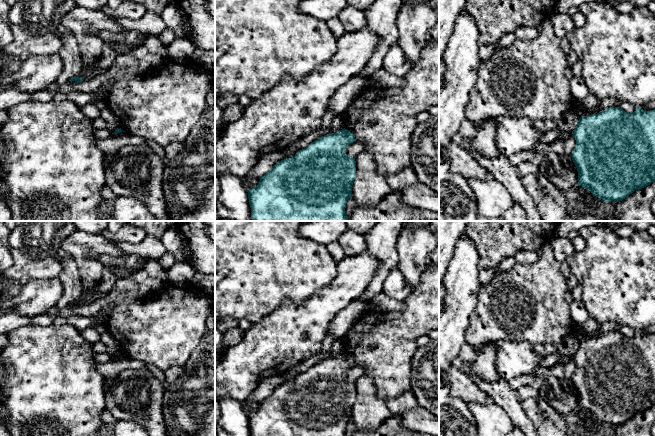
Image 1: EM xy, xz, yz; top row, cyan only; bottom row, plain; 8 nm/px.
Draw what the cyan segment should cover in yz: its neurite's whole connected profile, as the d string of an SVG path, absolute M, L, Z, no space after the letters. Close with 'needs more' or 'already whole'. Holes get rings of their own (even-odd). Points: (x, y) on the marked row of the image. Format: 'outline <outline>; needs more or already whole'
outline M620 107L581 117L572 131L576 146L572 160L578 172L578 185L589 190L594 196L609 202L620 202L637 189L655 181L655 109L646 111L639 107L628 113Z; already whole

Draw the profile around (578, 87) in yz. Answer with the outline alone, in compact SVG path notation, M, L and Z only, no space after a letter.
M573 76L570 79L570 90L578 102L587 97L589 94L588 87L581 76Z

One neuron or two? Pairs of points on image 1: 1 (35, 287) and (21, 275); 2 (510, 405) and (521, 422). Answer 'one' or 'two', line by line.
1: two
2: one

